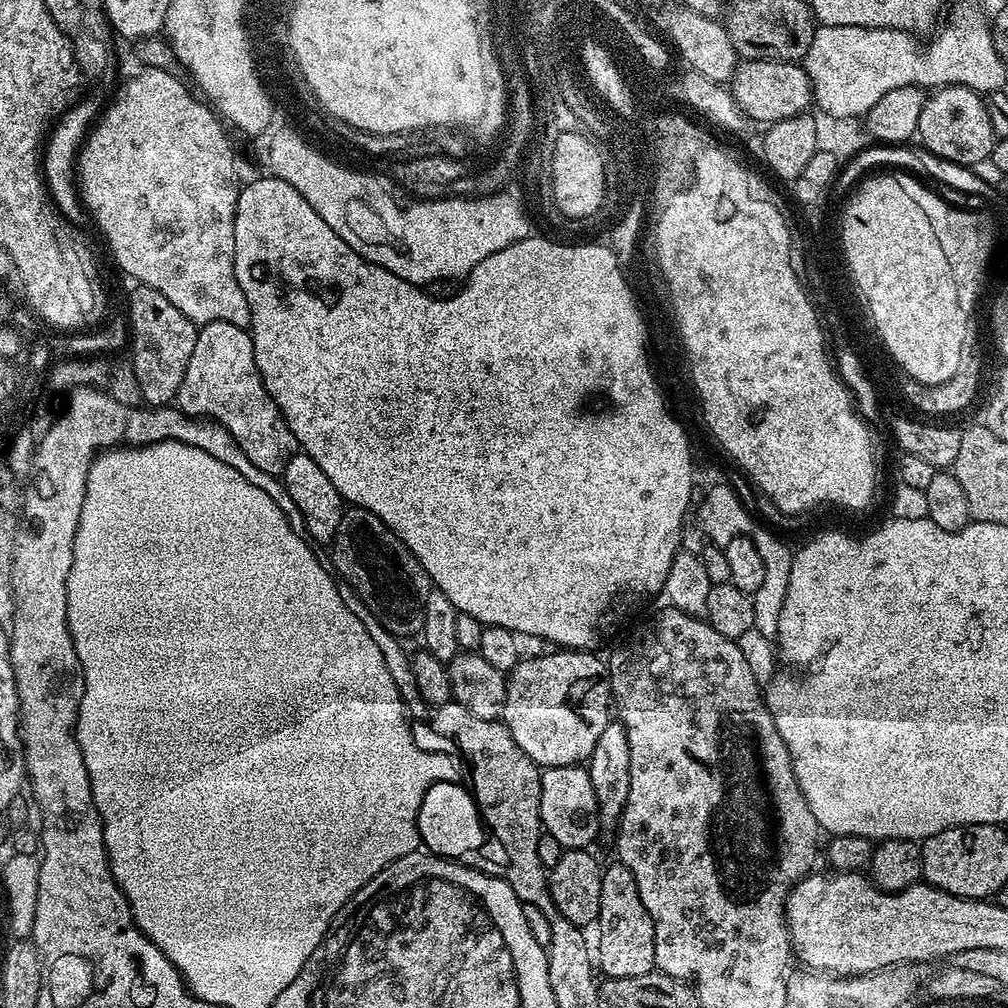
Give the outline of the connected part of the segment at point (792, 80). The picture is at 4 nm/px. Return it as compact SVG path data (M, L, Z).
M745 60L737 67L736 74L730 81L730 87L732 96L738 102L738 106L744 111L745 117L749 121L757 120L760 126L767 126L778 122L782 118L794 118L807 113L814 104L812 85L809 84L803 67L799 63L787 60Z

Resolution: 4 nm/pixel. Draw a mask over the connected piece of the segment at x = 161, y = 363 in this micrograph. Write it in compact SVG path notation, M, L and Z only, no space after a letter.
M143 286L133 287L132 297L128 300L128 340L132 343L130 361L138 386L144 395L143 403L148 406L168 406L173 403L182 386L182 374L194 354L197 325L170 302L158 290Z

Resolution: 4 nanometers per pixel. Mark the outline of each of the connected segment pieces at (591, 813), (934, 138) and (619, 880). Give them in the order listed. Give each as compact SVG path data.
M567 764L557 768L544 768L540 773L542 798L540 799L540 822L543 831L558 838L566 850L584 850L602 832L598 798L594 794L594 782L590 780L587 767Z
M950 84L935 89L922 106L915 135L921 140L925 152L931 152L940 159L967 166L978 166L992 155L994 135L988 105L981 93L961 84Z
M619 862L601 871L602 898L600 899L600 941L594 944L594 960L608 978L638 978L656 968L654 958L654 922L638 894L638 882L628 867Z

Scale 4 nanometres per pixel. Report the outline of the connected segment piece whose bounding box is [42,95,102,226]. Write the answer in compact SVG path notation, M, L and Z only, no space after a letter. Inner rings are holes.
M85 95L76 101L75 104L69 104L66 111L63 112L56 123L52 125L43 145L42 145L42 175L44 177L44 186L48 190L48 196L52 199L52 205L63 214L65 220L73 226L80 226L83 220L86 220L86 209L80 198L80 189L78 187L78 177L76 175L76 161L80 155L80 147L84 144L84 139L92 130L92 125L96 123L101 111L102 100L96 96Z

